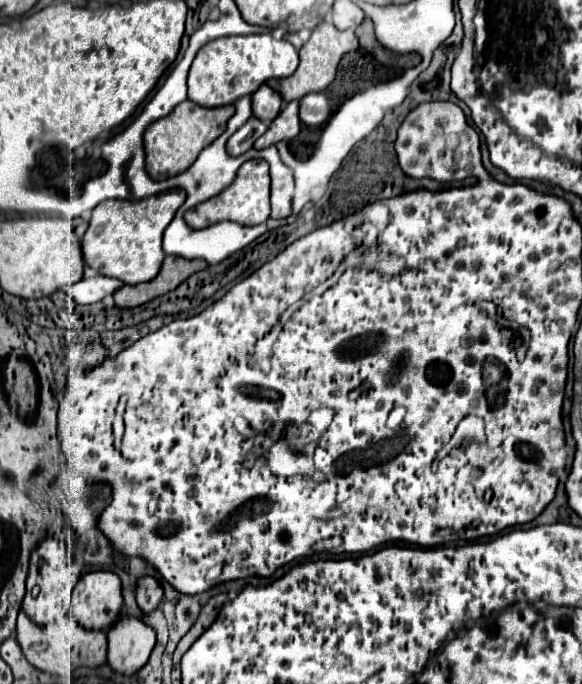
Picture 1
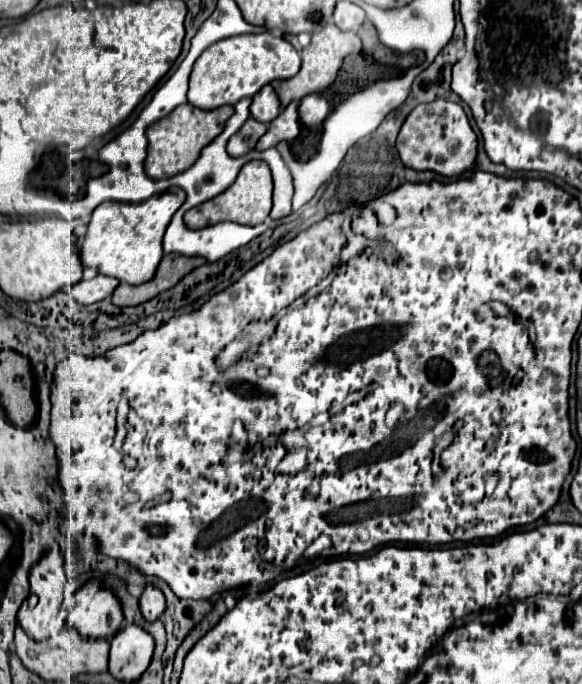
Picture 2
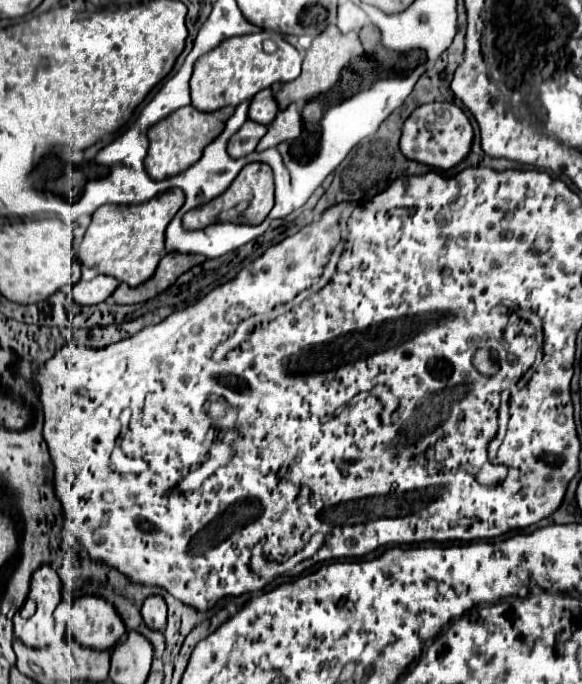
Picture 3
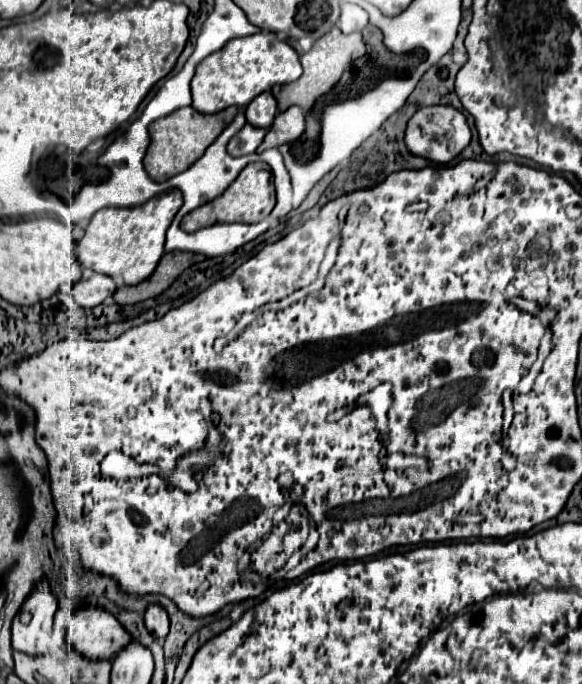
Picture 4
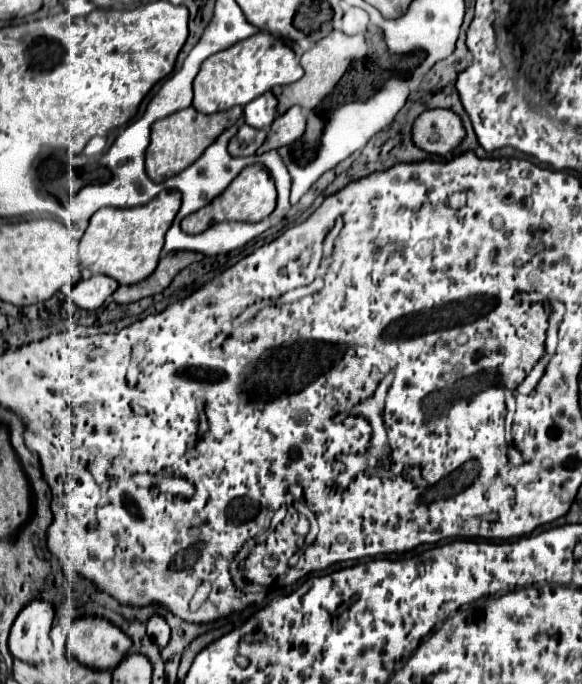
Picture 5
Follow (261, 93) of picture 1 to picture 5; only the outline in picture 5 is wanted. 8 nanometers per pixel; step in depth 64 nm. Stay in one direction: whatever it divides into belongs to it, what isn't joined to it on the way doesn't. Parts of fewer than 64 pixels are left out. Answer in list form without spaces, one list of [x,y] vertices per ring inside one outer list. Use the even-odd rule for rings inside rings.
[[[272,92],[262,94],[262,98],[256,98],[254,102],[250,102],[250,106],[244,108],[244,120],[254,128],[268,130],[274,118],[276,118],[276,98]]]

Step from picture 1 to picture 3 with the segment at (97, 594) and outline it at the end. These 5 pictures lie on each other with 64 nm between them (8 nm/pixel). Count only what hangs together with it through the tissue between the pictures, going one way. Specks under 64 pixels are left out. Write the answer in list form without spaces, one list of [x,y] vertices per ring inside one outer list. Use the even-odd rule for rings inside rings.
[[[102,596],[76,598],[68,624],[70,638],[76,644],[92,646],[96,650],[110,650],[126,634],[120,614]]]

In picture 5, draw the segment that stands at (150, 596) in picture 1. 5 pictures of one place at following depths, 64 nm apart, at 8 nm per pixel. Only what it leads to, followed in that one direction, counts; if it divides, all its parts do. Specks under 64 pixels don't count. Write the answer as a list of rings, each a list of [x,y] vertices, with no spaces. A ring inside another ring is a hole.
[[[152,614],[150,618],[148,618],[148,636],[160,646],[160,648],[164,648],[166,644],[168,644],[168,640],[170,640],[170,626],[168,626],[168,622],[164,620],[164,616],[160,616],[160,614]]]

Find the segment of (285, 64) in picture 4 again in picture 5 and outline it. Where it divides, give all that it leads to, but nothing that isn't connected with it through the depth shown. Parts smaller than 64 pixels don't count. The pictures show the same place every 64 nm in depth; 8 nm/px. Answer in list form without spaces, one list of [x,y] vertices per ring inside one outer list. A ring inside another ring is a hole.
[[[258,32],[202,62],[200,72],[194,78],[192,106],[202,114],[214,114],[232,106],[246,106],[274,86],[284,86],[300,80],[302,74],[304,70],[294,50],[286,42],[272,36],[270,32]]]

